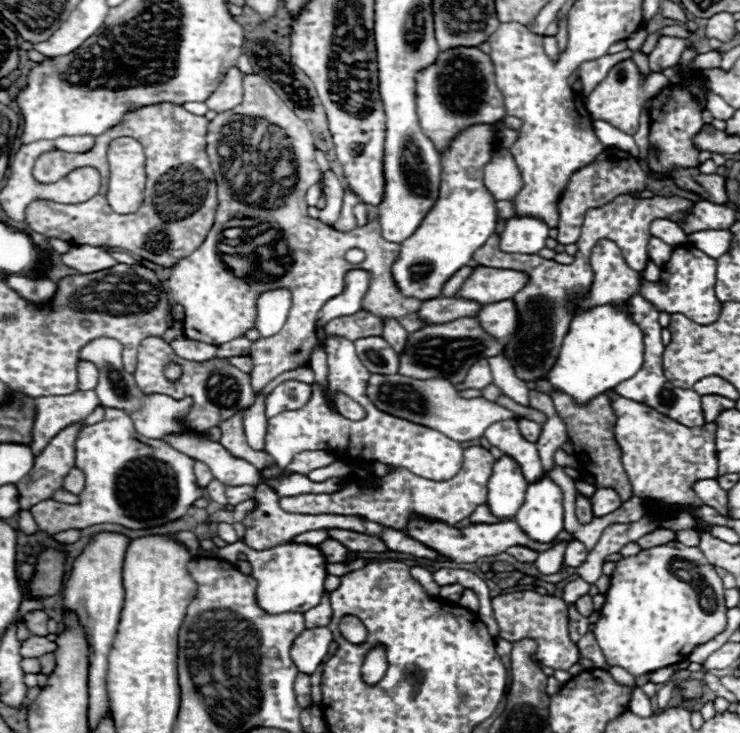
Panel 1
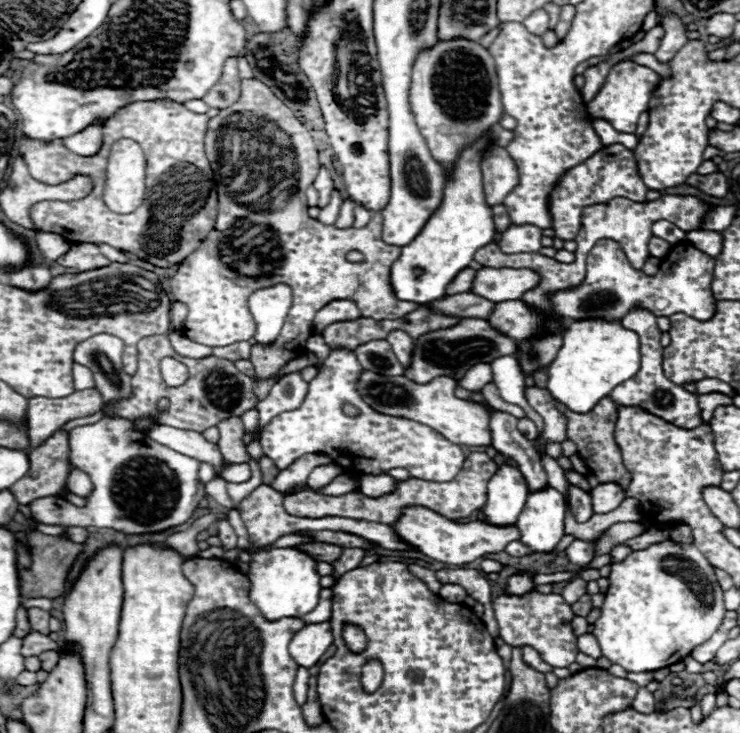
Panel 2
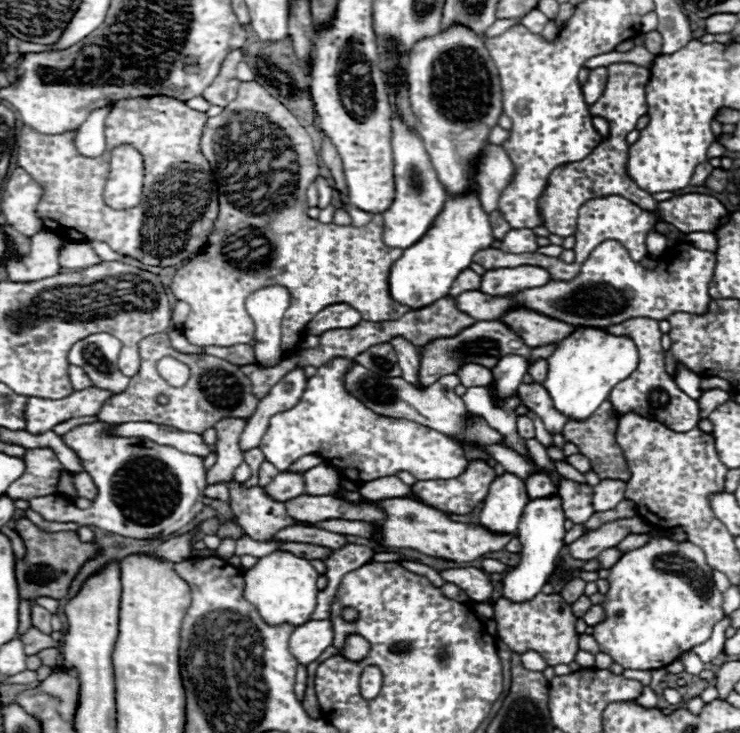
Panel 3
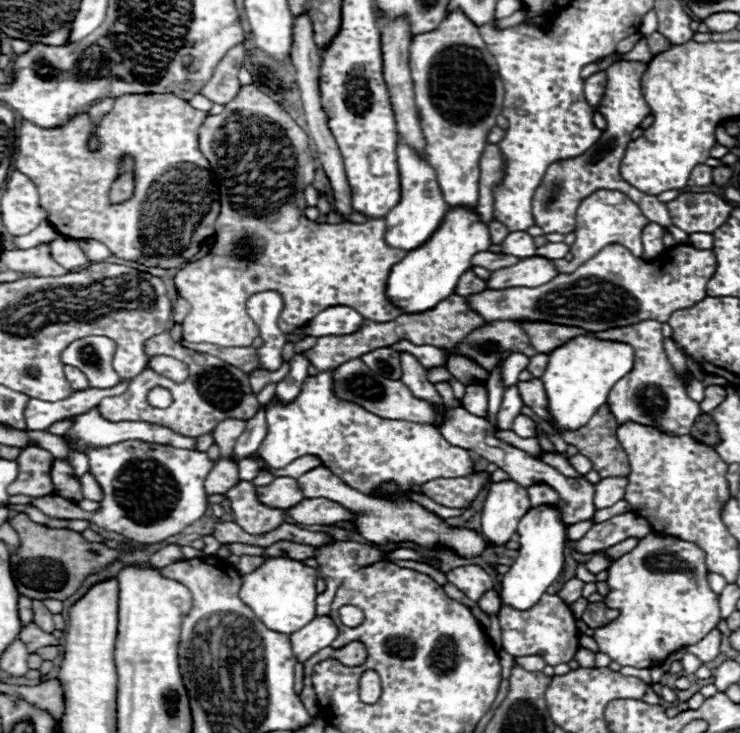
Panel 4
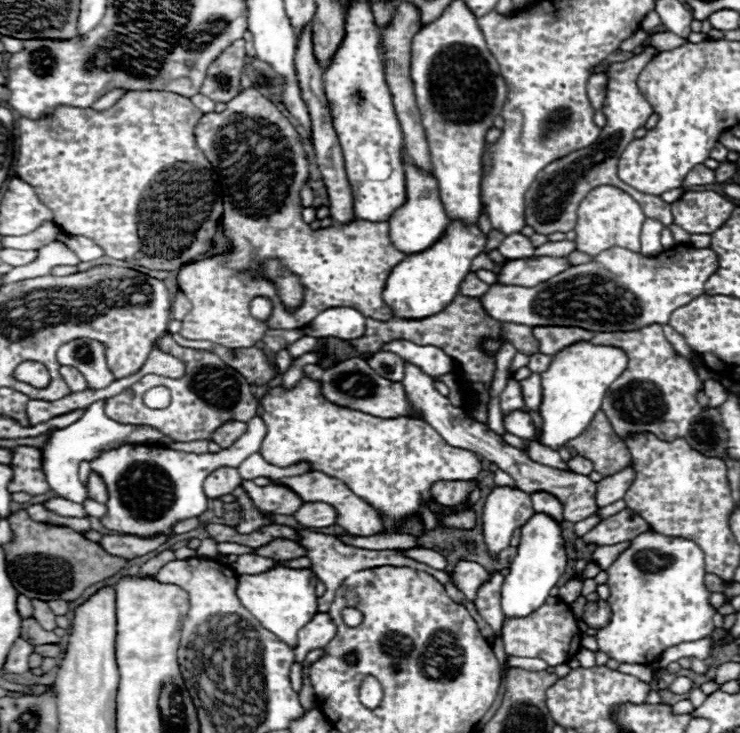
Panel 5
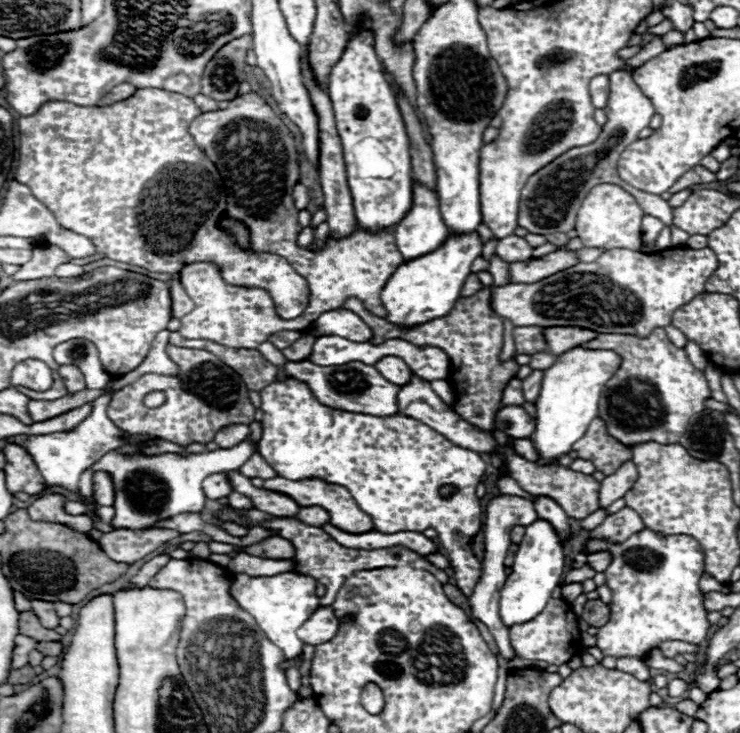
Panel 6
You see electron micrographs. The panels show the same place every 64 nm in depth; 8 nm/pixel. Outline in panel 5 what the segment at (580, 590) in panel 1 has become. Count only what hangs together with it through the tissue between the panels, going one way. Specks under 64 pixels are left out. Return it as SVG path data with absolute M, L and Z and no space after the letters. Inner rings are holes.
M568 580L562 588L560 588L560 598L564 602L574 602L578 596L582 594L582 580Z

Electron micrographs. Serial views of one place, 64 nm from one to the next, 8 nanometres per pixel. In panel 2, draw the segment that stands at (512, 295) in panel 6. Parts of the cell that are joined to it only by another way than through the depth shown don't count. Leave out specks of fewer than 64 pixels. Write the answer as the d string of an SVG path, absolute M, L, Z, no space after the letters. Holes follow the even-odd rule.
M600 240L588 254L586 278L580 286L558 290L550 296L552 312L566 320L590 320L602 318L606 322L622 320L634 306L648 310L654 316L670 316L684 312L696 320L708 320L714 316L714 298L710 282L714 278L714 258L694 248L690 242L680 242L670 248L662 258L654 276L646 276L636 270L624 250L614 240ZM462 292L456 296L446 296L440 302L432 302L432 306L436 306L436 310L442 314L488 320L488 316L496 308L496 302L488 302L488 300L484 300L472 292Z

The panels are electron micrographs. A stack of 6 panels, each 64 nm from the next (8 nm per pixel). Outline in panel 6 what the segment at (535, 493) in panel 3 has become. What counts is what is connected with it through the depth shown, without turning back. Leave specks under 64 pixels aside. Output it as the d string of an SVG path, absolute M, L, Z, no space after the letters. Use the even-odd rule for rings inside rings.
M538 498L538 502L534 506L536 506L536 512L538 512L538 518L550 522L552 528L556 530L560 542L566 544L566 540L572 534L572 530L570 530L568 516L564 514L564 510L556 502L552 502L552 498Z

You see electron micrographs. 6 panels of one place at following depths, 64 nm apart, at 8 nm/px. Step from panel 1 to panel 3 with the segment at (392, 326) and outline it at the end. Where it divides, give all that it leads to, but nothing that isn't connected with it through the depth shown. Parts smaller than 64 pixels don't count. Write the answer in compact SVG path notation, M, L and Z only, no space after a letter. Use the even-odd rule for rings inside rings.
M394 338L390 342L398 354L398 364L402 368L402 378L410 384L414 384L416 388L424 388L420 382L418 382L418 370L420 370L420 356L416 352L416 346L408 344L408 340L404 338Z

